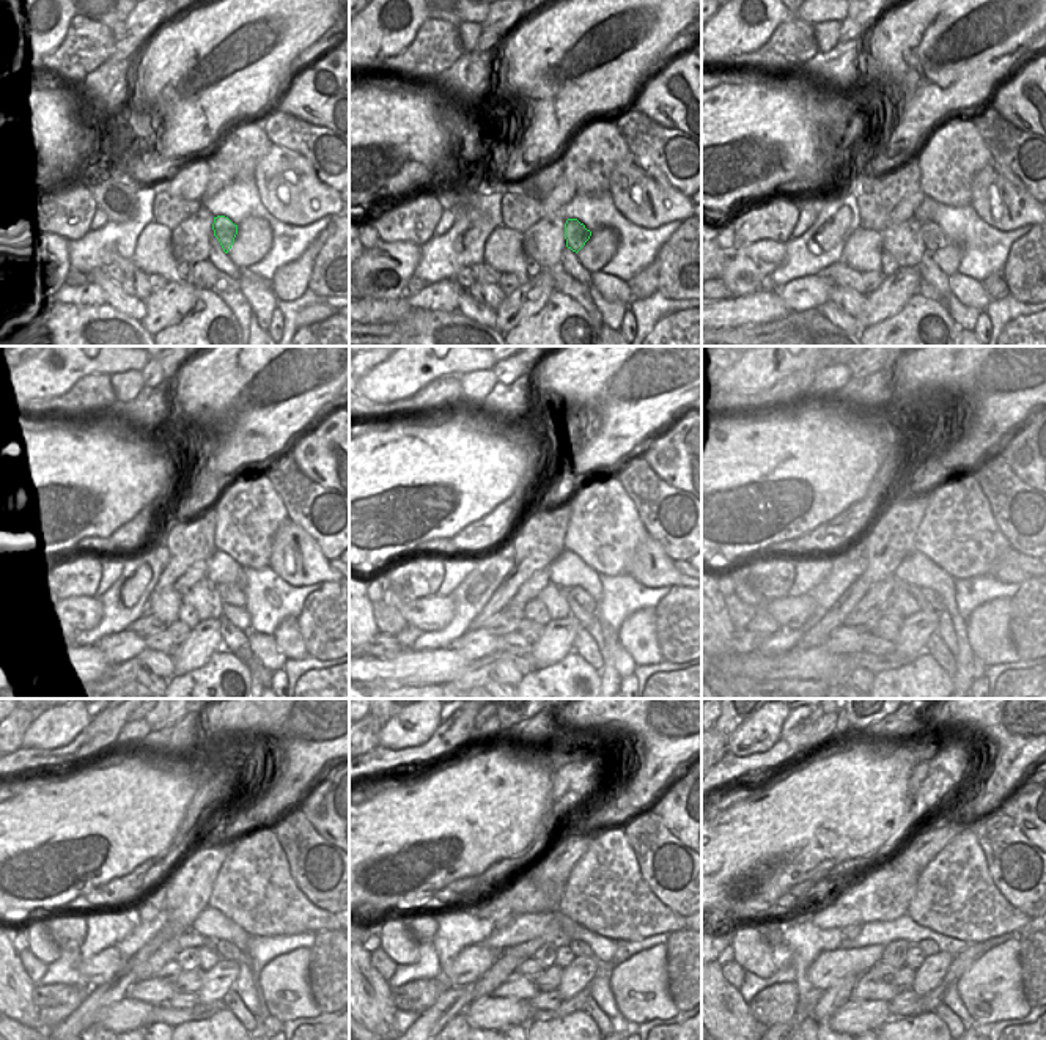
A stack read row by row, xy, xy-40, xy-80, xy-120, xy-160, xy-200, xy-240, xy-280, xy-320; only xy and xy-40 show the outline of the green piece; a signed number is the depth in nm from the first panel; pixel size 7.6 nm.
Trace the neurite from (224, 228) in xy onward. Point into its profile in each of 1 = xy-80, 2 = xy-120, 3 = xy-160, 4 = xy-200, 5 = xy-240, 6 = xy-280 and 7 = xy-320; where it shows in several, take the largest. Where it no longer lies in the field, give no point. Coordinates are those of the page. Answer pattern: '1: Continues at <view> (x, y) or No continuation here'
1: Continues at xy-80 (933, 236)
2: Continues at xy-120 (232, 593)
3: Continues at xy-160 (585, 598)
4: Continues at xy-200 (947, 614)
5: Continues at xy-240 (244, 985)
6: Continues at xy-280 (600, 985)
7: Continues at xy-320 (950, 999)

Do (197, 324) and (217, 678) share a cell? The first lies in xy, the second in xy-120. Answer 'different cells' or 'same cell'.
same cell

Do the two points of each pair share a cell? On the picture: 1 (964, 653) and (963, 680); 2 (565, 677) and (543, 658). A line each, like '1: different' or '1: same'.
1: same
2: different

